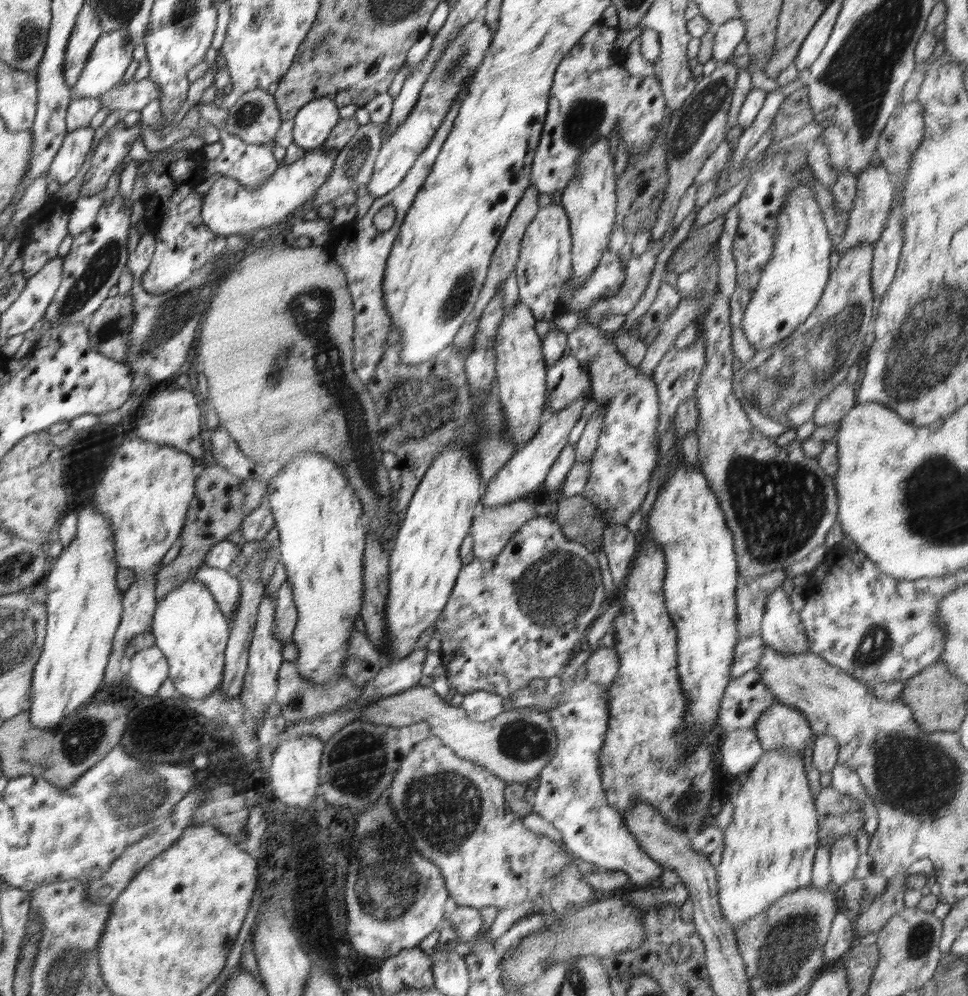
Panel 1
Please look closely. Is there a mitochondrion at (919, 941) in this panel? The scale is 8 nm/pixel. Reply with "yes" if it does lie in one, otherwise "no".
yes

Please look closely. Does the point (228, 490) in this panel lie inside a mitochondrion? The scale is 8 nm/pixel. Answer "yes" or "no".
no

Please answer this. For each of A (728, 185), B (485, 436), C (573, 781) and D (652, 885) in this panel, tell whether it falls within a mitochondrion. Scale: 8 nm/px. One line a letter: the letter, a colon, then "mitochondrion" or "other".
A: other
B: mitochondrion
C: mitochondrion
D: other

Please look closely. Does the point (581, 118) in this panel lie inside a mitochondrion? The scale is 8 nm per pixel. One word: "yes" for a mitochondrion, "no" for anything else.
yes

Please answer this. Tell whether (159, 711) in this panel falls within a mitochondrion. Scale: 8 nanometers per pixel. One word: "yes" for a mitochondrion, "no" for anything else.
no

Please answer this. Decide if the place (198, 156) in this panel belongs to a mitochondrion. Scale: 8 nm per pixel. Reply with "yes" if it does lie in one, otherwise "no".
no

